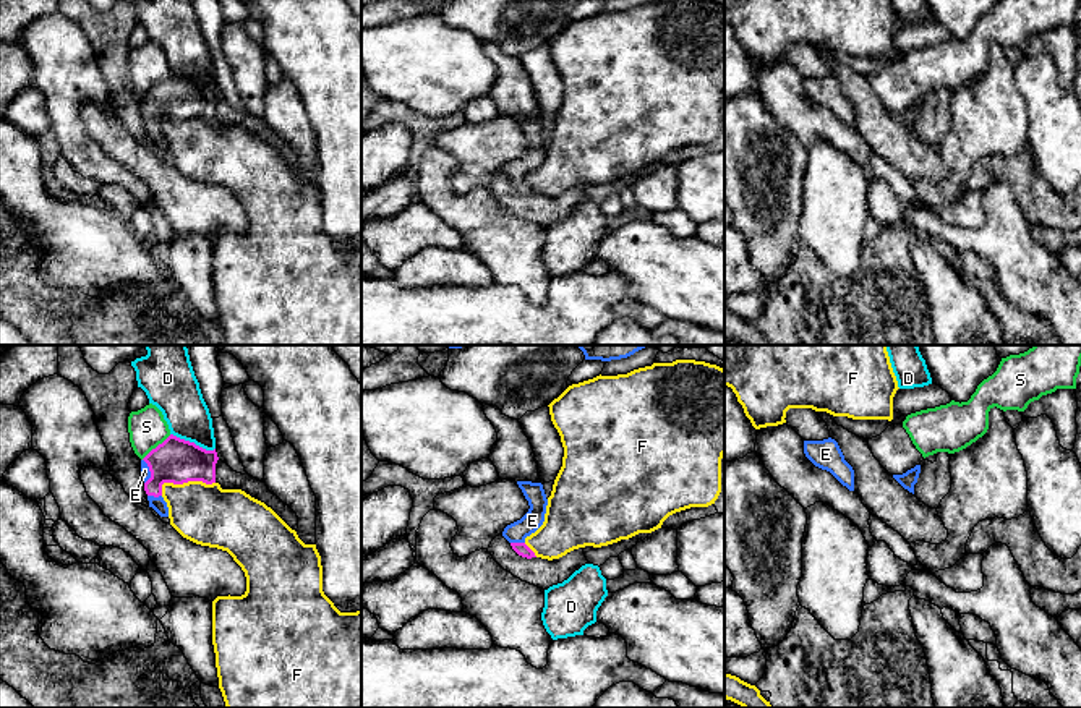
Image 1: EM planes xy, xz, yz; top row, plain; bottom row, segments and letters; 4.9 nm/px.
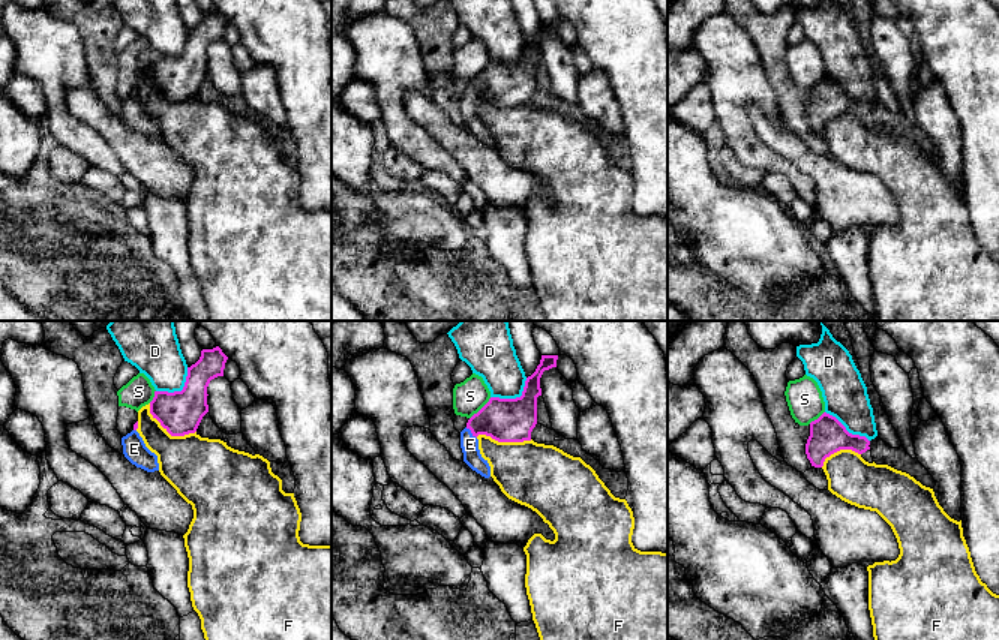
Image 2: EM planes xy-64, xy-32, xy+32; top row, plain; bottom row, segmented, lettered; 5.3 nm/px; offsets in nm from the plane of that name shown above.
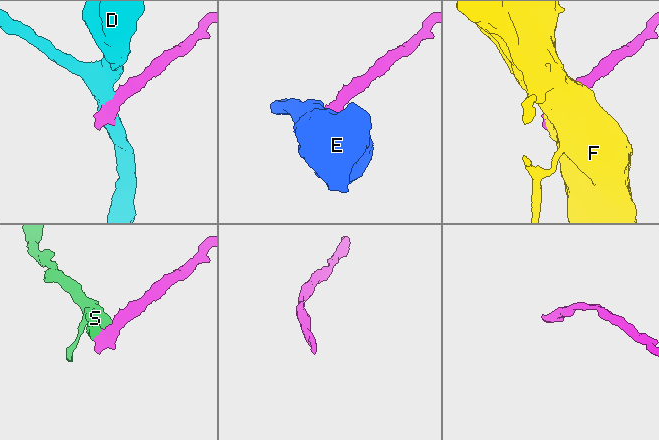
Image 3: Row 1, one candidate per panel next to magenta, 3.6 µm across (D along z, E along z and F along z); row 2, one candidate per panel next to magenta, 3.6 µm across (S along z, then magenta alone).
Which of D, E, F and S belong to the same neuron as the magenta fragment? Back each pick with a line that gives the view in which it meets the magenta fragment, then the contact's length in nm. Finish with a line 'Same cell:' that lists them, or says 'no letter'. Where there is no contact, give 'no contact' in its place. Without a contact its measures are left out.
E: xy | 70 nm
Same cell: E

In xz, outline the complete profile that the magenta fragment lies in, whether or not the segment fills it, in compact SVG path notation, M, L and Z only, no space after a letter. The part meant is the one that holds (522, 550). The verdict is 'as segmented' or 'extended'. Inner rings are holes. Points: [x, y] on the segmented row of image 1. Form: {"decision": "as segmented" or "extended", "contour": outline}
{"decision": "extended", "contour": "M517 481L525 499L528 501L528 512L517 522L507 525L502 536L511 543L512 549L527 559L536 557L525 544L525 538L535 533L545 522L548 499L541 483Z"}

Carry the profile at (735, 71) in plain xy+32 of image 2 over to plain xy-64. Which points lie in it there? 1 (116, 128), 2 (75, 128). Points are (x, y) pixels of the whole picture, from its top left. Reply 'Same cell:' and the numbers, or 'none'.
Same cell: 2

